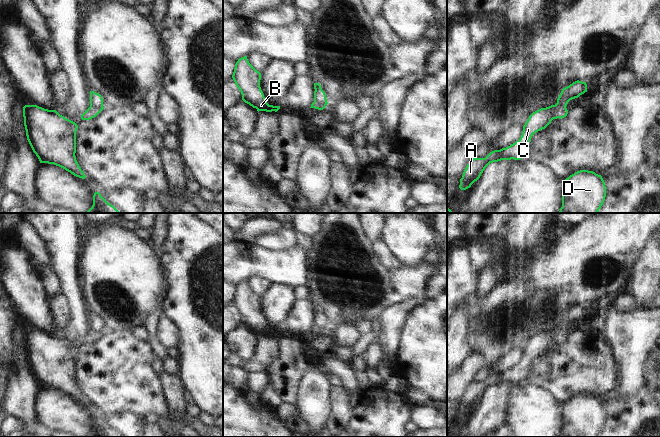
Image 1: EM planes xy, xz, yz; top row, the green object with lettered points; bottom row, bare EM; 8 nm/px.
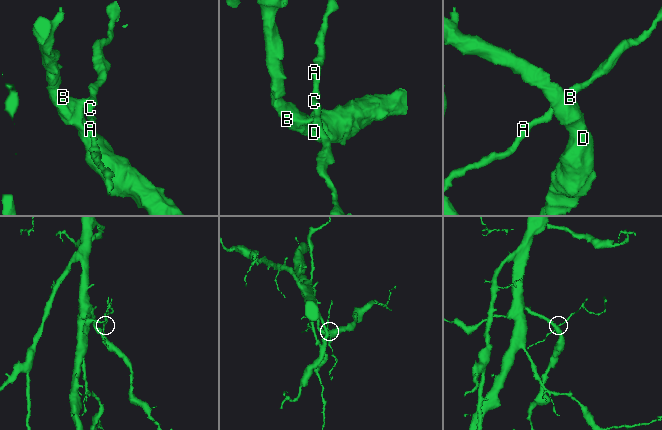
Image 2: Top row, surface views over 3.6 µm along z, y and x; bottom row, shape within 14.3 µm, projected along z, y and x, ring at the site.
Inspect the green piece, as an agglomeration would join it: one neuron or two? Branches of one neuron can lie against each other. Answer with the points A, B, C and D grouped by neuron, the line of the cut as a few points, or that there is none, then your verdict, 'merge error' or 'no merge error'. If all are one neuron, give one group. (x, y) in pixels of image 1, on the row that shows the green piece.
A C / B D; cut in yz along (565, 106), (559, 110), (557, 117); merge error

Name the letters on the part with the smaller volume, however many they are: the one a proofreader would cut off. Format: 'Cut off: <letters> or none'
Cut off: A, C.

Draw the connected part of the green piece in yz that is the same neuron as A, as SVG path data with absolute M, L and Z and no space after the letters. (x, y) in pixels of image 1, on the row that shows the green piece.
M579 80L563 88L555 105L541 108L529 116L518 141L506 148L490 152L485 158L473 158L463 172L459 188L461 190L470 188L490 163L501 160L520 160L525 157L532 136L536 132L545 129L553 119L557 119L559 110L566 107L570 100L578 98L585 92L587 92L587 84Z

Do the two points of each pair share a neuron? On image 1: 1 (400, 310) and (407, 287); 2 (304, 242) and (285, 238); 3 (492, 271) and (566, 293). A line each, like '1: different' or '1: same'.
1: different
2: different
3: different

